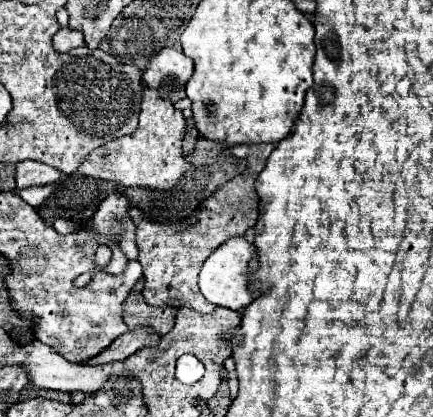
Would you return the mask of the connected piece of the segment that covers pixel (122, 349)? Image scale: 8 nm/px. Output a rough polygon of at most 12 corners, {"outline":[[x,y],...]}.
{"outline":[[132,329],[94,357],[92,365],[124,361],[158,343],[152,329]]}

